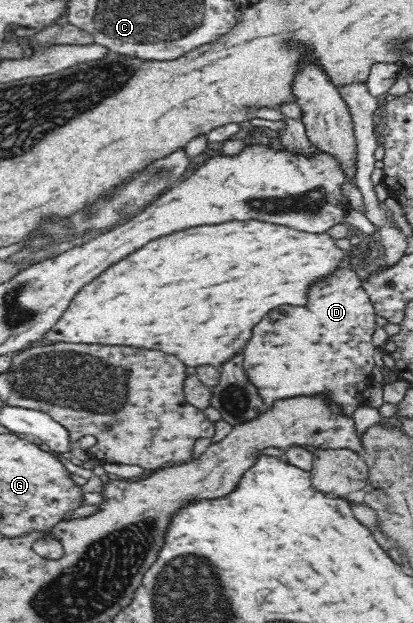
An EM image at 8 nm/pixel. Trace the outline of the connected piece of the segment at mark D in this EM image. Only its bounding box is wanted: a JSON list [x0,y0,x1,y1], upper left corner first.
[242,268,376,417]

